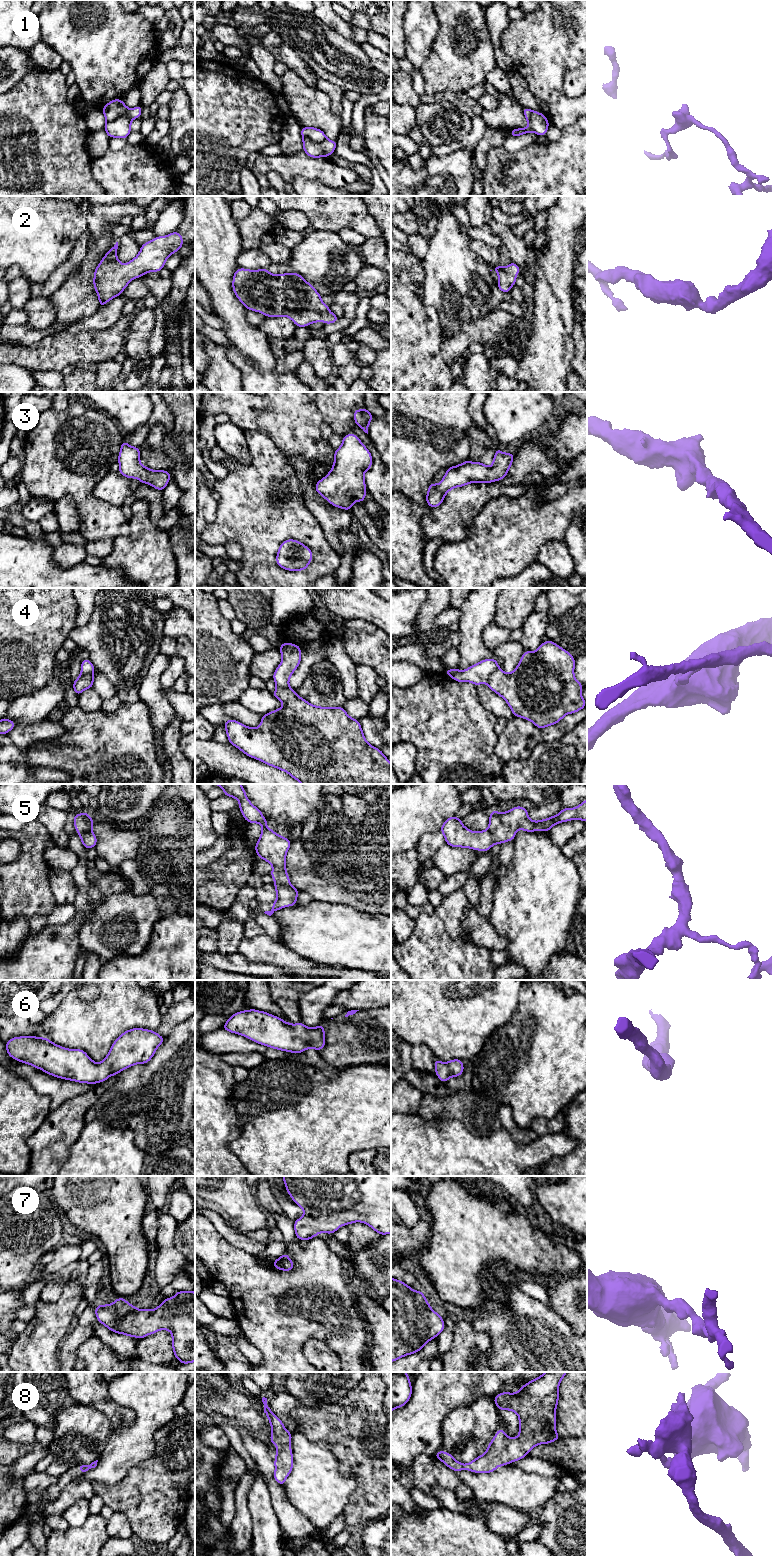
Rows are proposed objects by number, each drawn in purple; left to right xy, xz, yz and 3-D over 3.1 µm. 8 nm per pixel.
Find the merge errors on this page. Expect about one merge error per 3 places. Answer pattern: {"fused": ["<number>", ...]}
{"fused": ["1", "4"]}

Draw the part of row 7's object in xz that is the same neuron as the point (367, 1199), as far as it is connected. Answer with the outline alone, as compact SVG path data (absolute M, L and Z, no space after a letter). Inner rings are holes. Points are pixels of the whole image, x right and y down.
M282 1176L285 1188L304 1214L294 1221L296 1239L307 1240L318 1233L334 1234L343 1225L362 1222L380 1235L391 1233L391 1176Z

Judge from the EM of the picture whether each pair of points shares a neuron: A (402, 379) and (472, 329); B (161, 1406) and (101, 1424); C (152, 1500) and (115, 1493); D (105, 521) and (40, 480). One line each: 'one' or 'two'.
A: two
B: two
C: one
D: one

